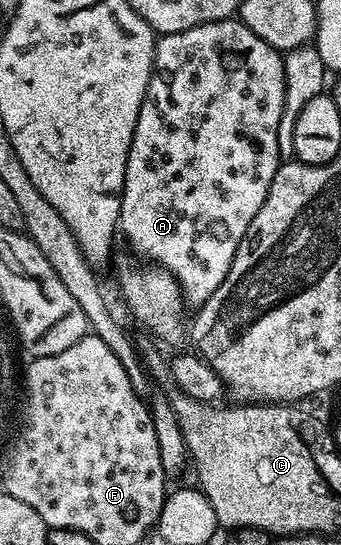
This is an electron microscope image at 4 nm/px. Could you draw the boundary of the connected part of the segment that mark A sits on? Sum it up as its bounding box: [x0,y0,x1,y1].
[118,28,284,306]

